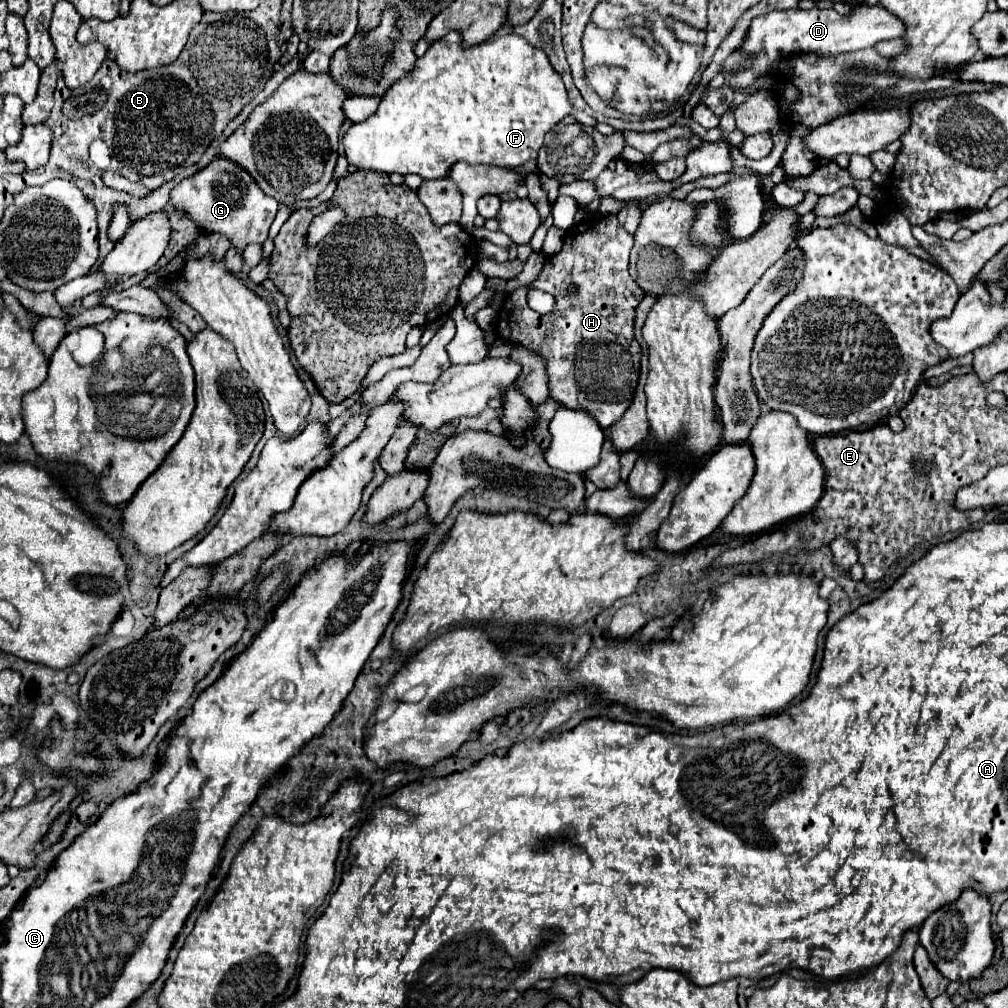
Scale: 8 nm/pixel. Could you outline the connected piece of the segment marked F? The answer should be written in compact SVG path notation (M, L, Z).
M453 31L433 43L425 57L417 59L415 71L409 77L403 77L387 89L373 117L349 127L343 137L343 145L349 165L355 165L357 171L401 175L417 173L423 179L441 179L457 161L467 161L473 165L485 163L499 167L519 167L525 161L535 159L547 131L565 115L575 115L579 123L595 127L594 118L584 112L573 111L561 75L551 67L547 55L541 49L513 33L463 49L461 35Z

